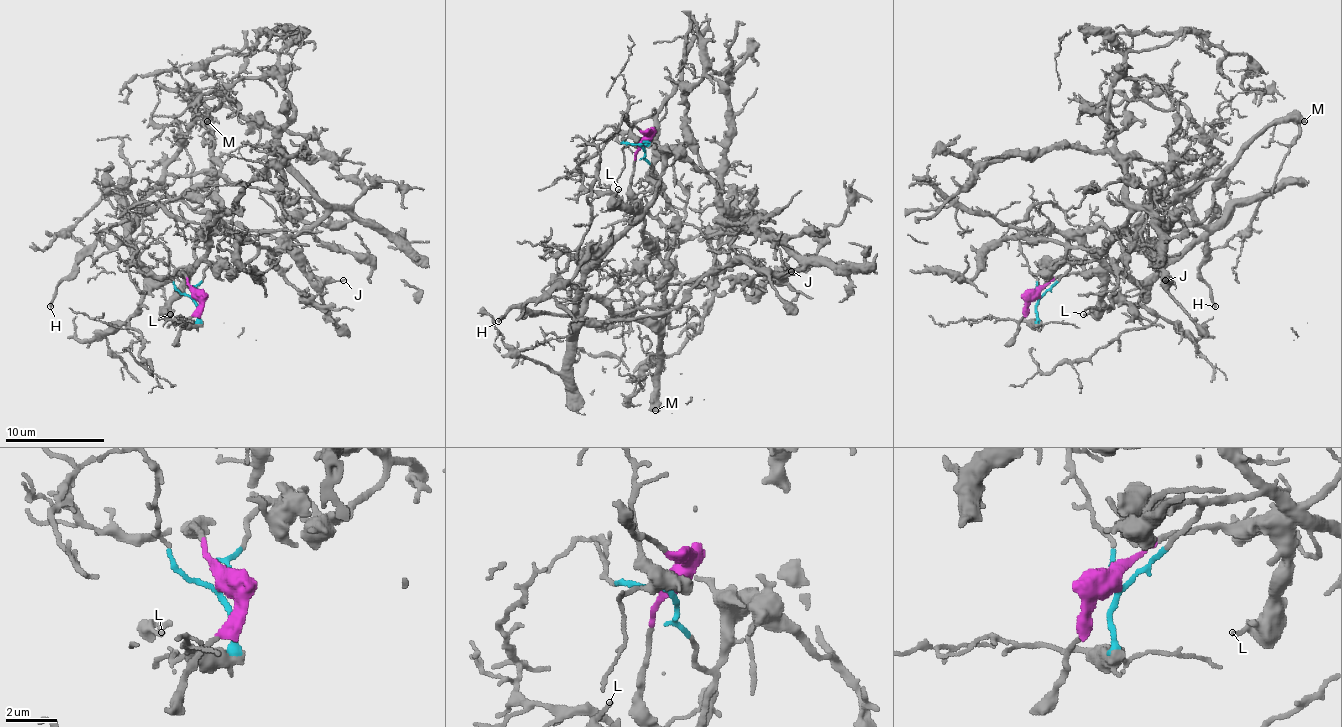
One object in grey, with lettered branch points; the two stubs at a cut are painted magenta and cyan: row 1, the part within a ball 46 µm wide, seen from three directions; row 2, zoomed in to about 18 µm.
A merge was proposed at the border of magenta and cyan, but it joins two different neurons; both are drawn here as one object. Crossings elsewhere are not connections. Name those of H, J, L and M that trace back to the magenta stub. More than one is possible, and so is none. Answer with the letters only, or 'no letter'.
H, J, L, M

